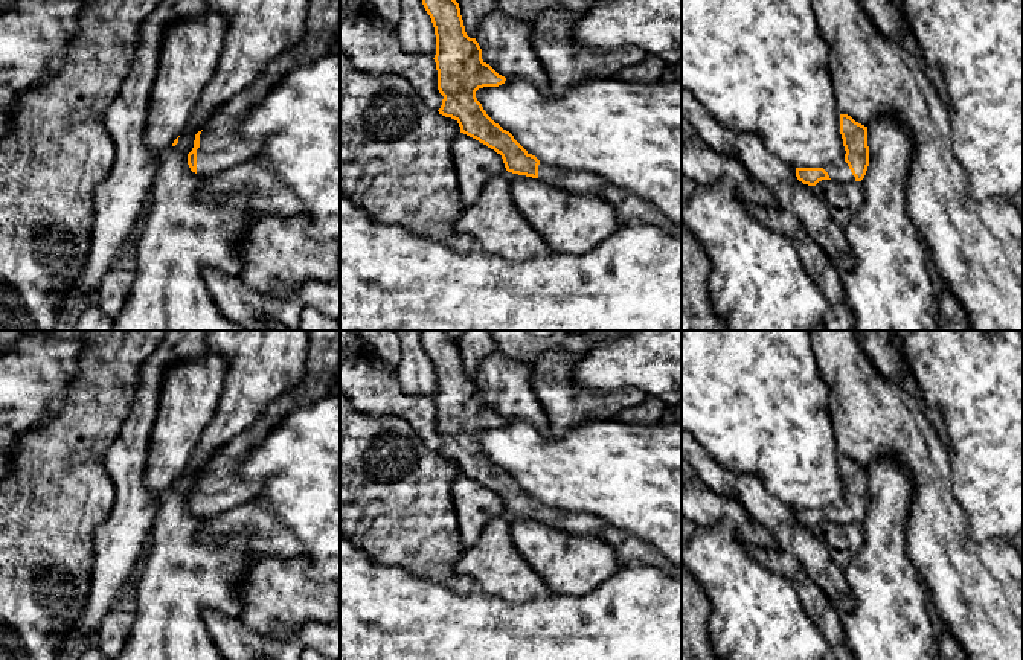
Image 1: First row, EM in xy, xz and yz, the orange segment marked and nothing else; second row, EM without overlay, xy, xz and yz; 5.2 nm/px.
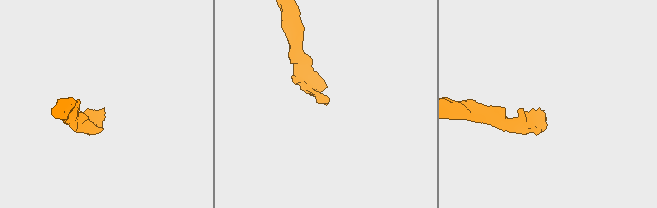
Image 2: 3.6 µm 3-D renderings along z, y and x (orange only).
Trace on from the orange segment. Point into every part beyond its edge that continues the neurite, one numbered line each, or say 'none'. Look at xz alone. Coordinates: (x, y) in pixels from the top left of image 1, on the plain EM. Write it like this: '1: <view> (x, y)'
1: xz (570, 522)

